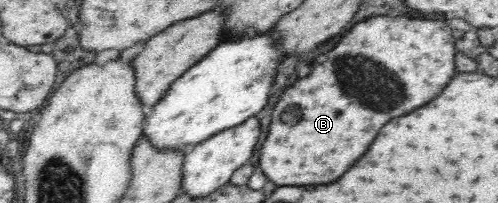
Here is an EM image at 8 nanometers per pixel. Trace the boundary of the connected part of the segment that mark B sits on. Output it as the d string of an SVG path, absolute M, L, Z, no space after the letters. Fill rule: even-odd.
M371 17L367 21L356 23L349 33L339 41L339 45L333 51L327 53L327 57L329 59L323 65L315 67L315 75L297 81L295 87L291 87L287 93L283 93L283 97L279 99L273 110L273 119L271 119L271 125L269 125L269 133L266 134L267 139L263 143L263 147L261 147L259 167L277 185L325 185L325 183L337 181L361 155L367 153L367 149L373 143L373 139L377 137L379 129L389 119L405 115L405 113L409 113L409 111L413 111L417 107L423 107L425 103L433 101L445 89L445 85L455 75L455 37L451 35L451 29L443 21L423 21L423 19L409 19L409 17L397 17L397 19L393 19L393 17ZM285 115L287 117L297 117L297 121L295 123L285 121L287 119Z

